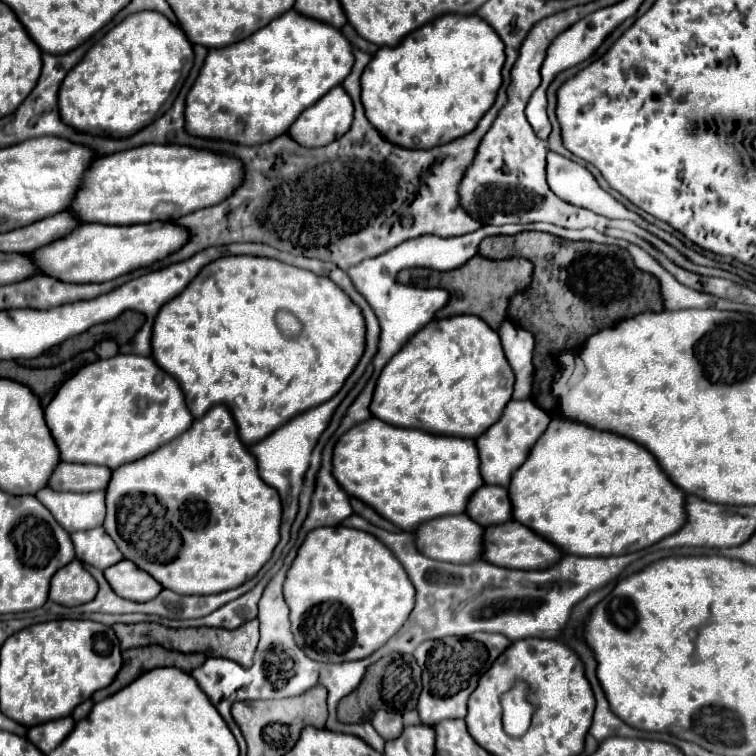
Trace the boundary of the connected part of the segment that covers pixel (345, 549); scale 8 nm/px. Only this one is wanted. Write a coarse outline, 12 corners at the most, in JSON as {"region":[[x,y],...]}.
{"region":[[310,531],[284,581],[308,659],[372,655],[414,595],[384,543]]}

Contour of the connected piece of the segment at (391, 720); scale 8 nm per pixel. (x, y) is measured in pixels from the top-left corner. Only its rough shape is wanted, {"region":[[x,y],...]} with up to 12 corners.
{"region":[[376,711],[372,725],[386,741],[404,729],[402,715]]}

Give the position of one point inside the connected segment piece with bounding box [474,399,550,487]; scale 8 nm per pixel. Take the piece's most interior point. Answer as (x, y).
(502, 449)

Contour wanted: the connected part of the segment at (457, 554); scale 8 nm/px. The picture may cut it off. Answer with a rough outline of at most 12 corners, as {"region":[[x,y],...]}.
{"region":[[466,513],[414,531],[430,559],[482,559],[482,527]]}

